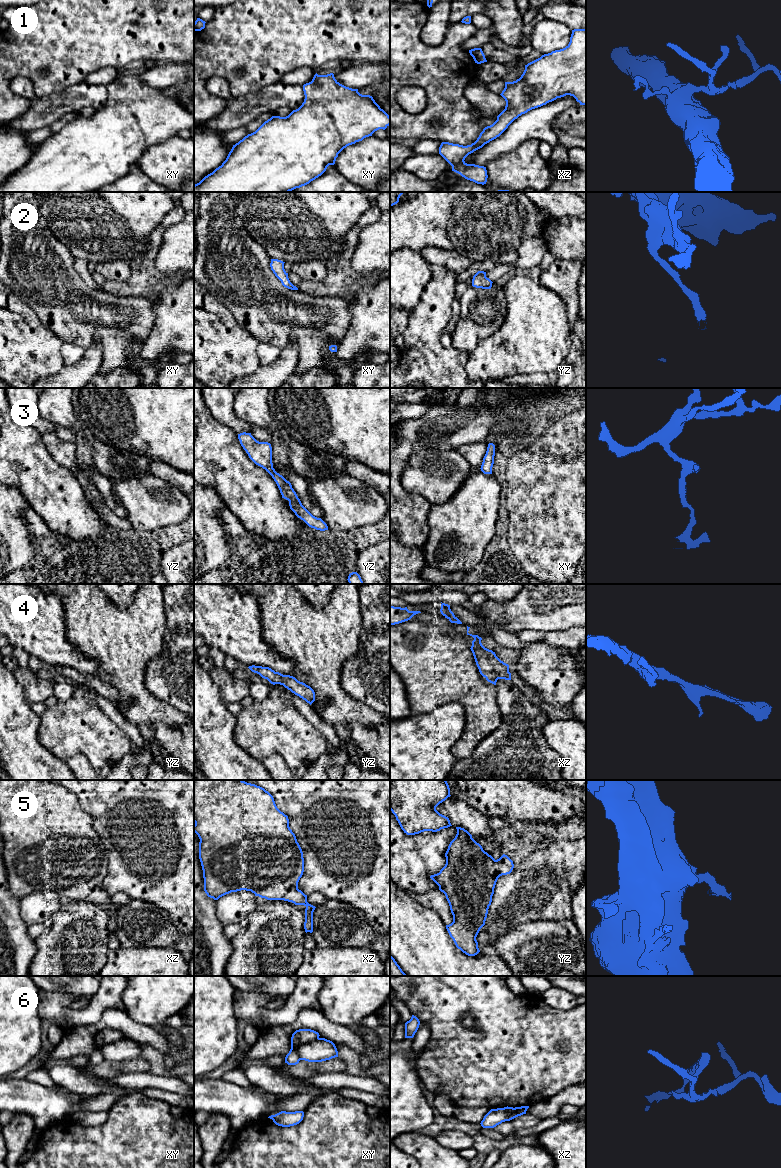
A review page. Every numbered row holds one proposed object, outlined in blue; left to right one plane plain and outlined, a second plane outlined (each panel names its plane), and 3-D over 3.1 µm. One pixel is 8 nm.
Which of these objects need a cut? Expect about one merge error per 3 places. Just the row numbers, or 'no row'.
6

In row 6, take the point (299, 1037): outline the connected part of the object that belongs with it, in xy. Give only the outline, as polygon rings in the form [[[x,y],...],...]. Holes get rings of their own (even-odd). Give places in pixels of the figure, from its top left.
[[[299,1029],[296,1030],[291,1037],[291,1049],[285,1057],[285,1063],[288,1065],[296,1065],[300,1061],[298,1055],[298,1047],[305,1043],[319,1039],[319,1033],[311,1029]]]

